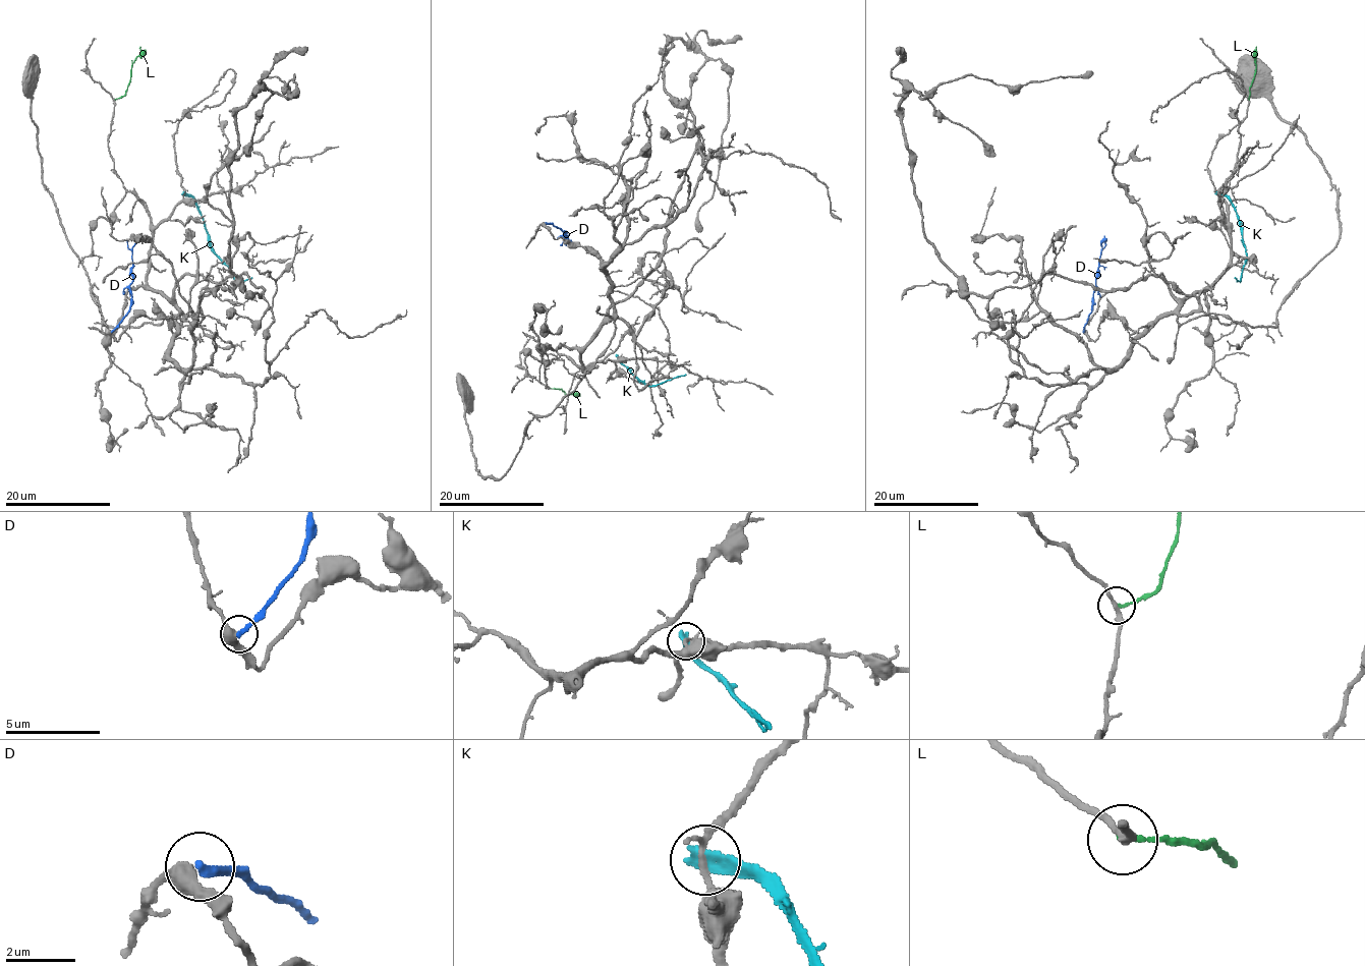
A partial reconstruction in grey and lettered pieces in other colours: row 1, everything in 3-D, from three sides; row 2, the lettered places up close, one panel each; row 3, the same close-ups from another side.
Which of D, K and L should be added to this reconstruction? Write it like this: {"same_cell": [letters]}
{"same_cell": []}

